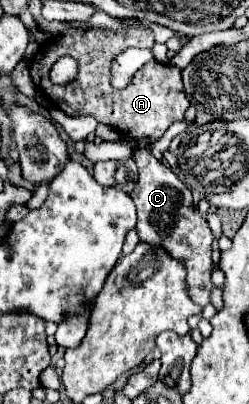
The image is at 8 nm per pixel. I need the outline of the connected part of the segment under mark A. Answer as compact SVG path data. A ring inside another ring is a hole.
M126 19L124 31L76 29L48 39L30 61L30 73L38 89L50 99L54 99L54 103L66 115L72 117L94 115L100 123L116 127L122 135L128 135L132 139L146 137L150 141L158 141L174 121L184 121L184 113L190 105L182 87L180 71L172 65L148 61L144 67L140 67L140 71L134 75L132 83L126 89L118 91L110 85L110 59L114 59L126 47L152 47L152 45L154 45L154 33L146 29L146 25L140 19ZM64 55L70 55L80 63L78 79L70 85L52 85L48 81L48 69L56 59Z

